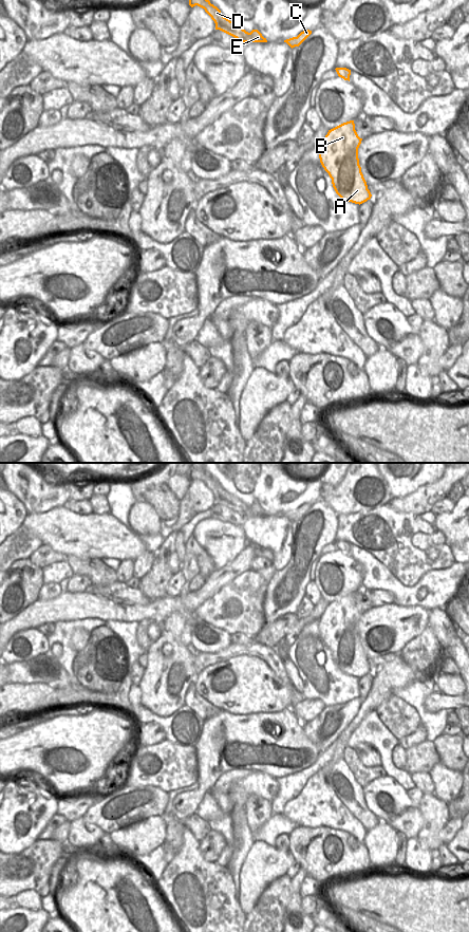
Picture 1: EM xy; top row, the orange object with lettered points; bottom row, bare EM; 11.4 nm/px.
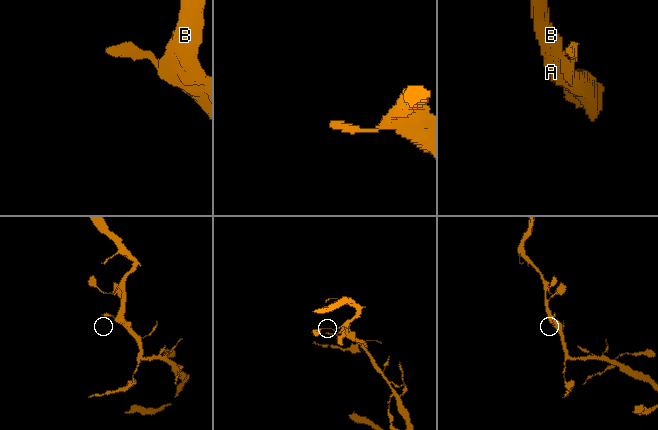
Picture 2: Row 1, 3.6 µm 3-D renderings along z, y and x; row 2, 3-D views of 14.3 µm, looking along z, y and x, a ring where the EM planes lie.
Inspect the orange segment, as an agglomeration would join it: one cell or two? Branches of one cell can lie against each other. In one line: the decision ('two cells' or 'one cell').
one cell

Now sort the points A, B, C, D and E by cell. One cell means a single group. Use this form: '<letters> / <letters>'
A B C D E

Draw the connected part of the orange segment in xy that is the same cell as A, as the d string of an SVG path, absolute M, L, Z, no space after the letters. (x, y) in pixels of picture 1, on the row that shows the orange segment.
M350 120L329 130L319 146L320 163L332 179L336 193L359 205L372 197L359 165L361 141L354 120Z

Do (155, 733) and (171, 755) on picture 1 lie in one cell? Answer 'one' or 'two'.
two

